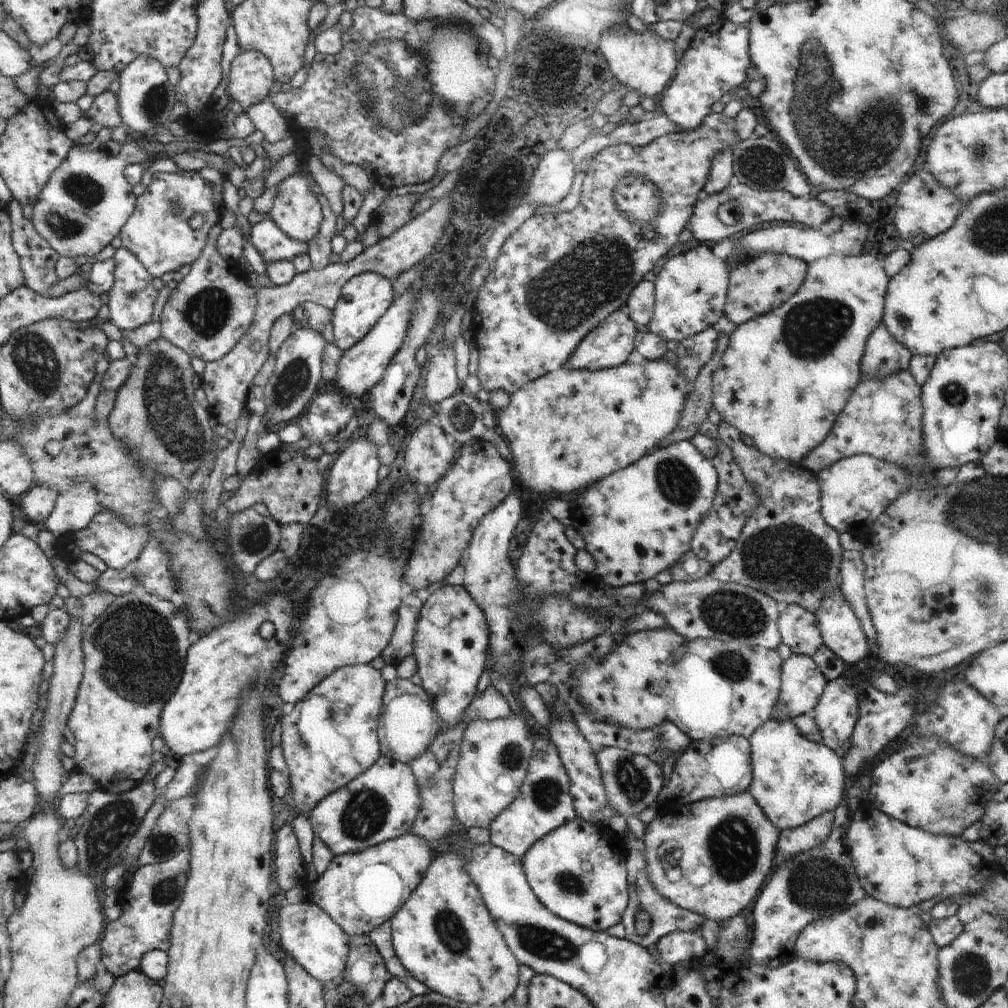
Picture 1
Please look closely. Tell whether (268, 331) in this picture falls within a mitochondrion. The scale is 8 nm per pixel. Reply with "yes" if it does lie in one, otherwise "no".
no

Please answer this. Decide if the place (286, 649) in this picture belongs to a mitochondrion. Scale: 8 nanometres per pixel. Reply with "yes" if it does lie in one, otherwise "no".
no

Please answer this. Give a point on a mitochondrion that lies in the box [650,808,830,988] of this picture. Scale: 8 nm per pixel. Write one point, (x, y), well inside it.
(733, 846)

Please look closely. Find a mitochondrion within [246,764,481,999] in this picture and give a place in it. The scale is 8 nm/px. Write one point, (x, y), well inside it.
(364, 815)

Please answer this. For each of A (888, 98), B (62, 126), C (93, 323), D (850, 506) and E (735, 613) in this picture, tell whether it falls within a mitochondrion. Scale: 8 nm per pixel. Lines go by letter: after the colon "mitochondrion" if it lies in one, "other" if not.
A: mitochondrion
B: other
C: other
D: other
E: mitochondrion

